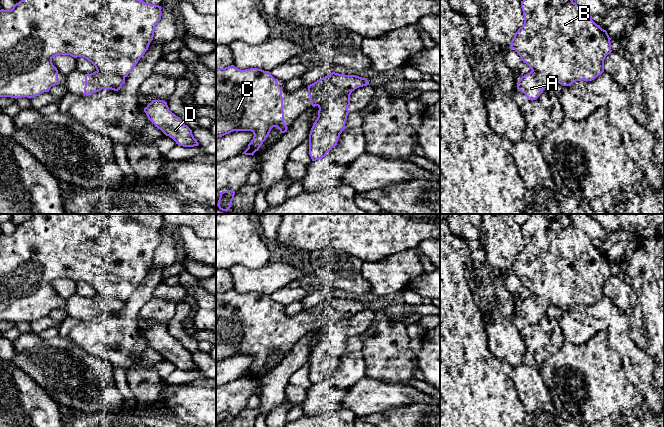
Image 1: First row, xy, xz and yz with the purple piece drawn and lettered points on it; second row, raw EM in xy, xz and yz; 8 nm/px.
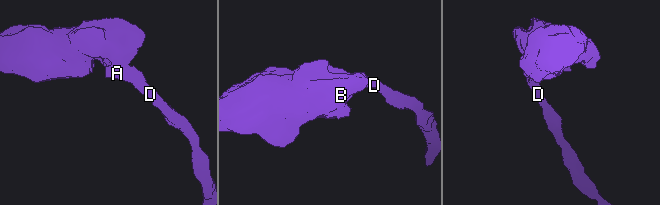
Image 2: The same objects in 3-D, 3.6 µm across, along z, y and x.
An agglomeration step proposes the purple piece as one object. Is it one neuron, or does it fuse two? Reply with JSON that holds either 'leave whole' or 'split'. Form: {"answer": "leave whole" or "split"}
{"answer": "leave whole"}

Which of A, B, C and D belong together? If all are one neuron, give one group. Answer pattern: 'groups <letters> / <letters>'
groups A B C D

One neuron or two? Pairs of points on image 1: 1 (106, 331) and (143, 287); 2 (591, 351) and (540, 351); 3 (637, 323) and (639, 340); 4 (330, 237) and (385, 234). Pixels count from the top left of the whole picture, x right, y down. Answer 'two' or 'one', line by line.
1: one
2: two
3: one
4: one

